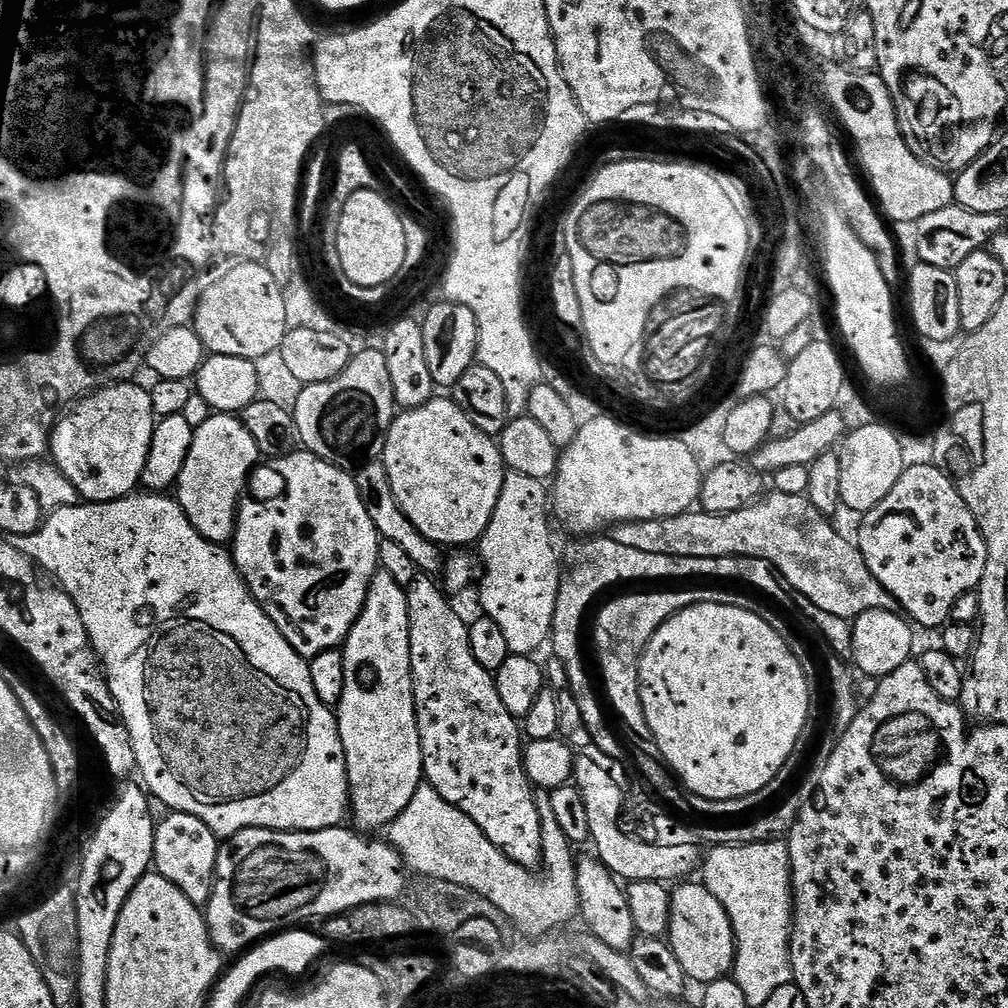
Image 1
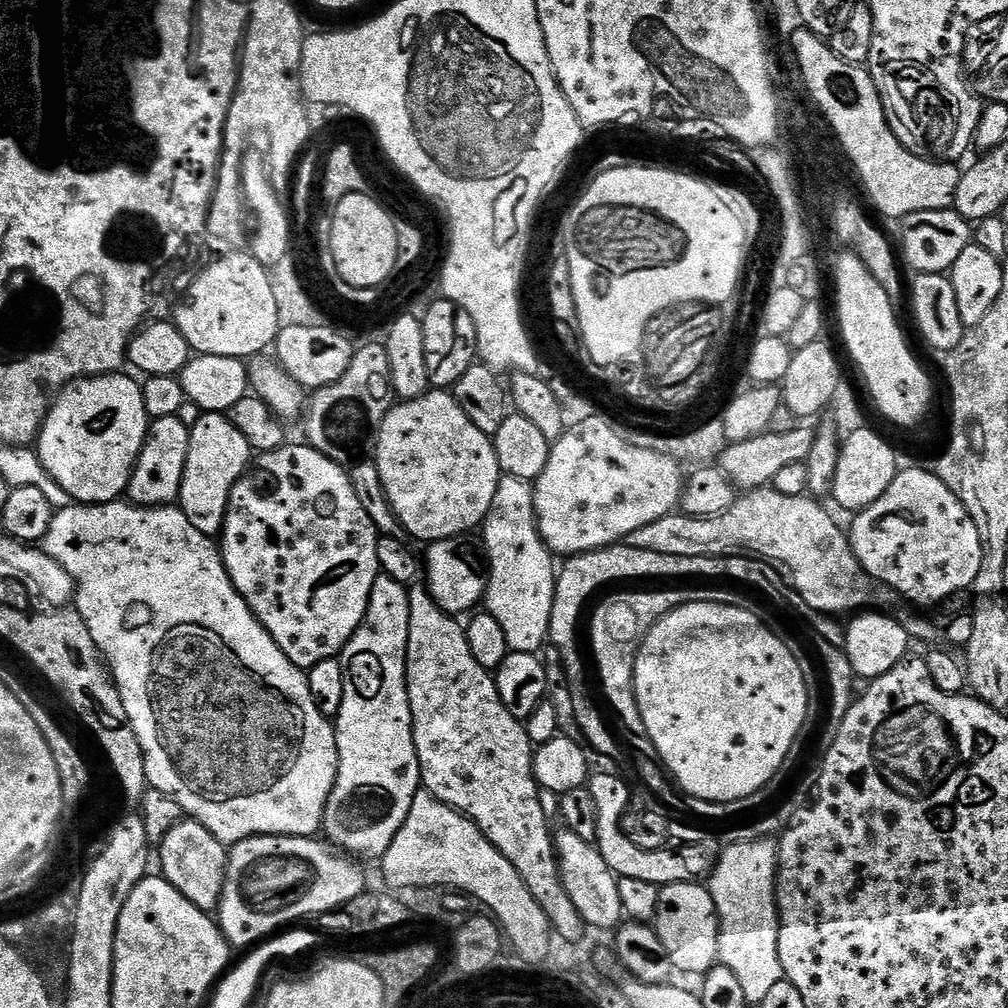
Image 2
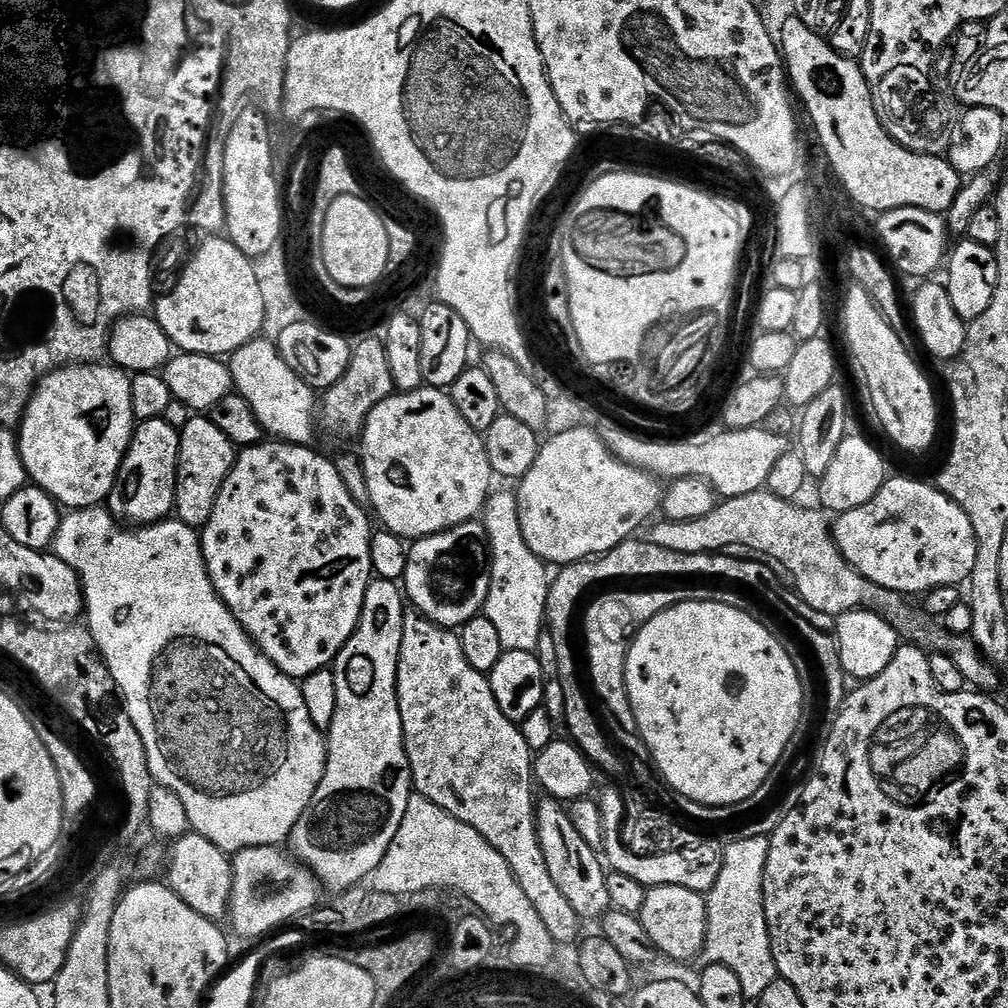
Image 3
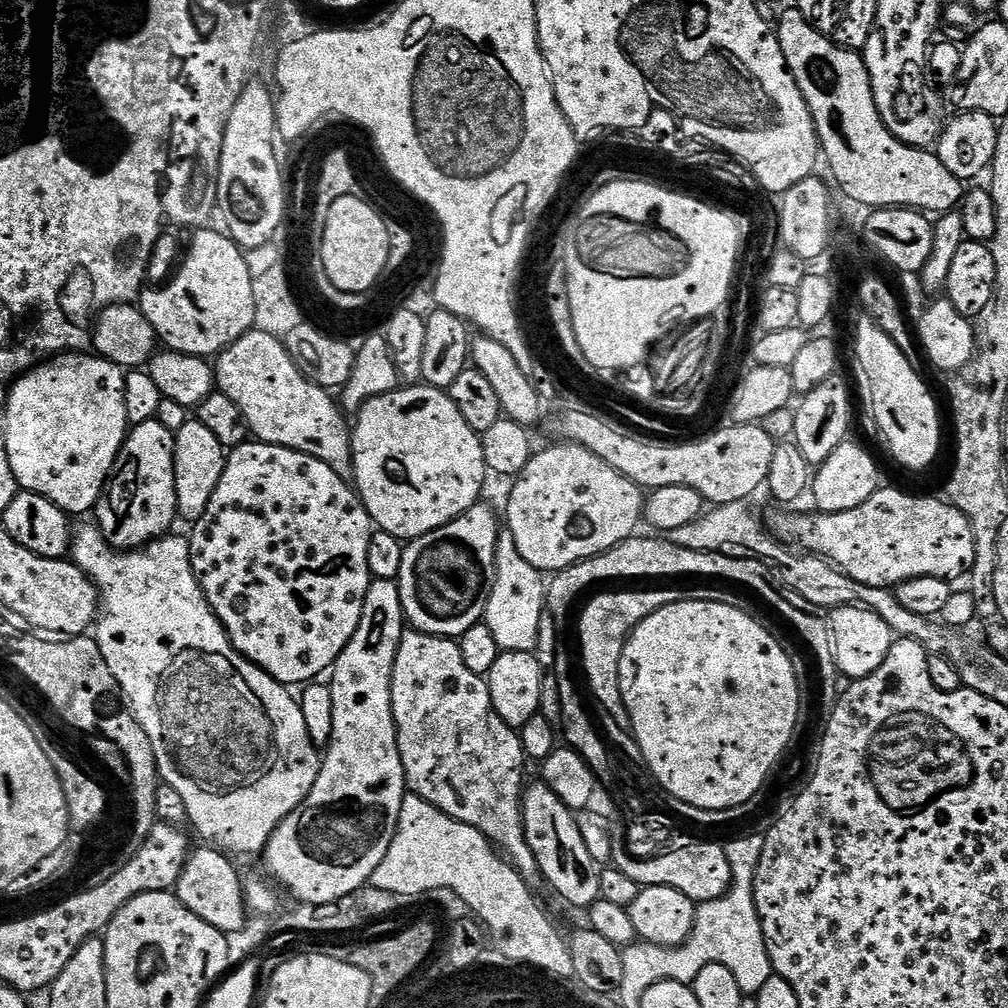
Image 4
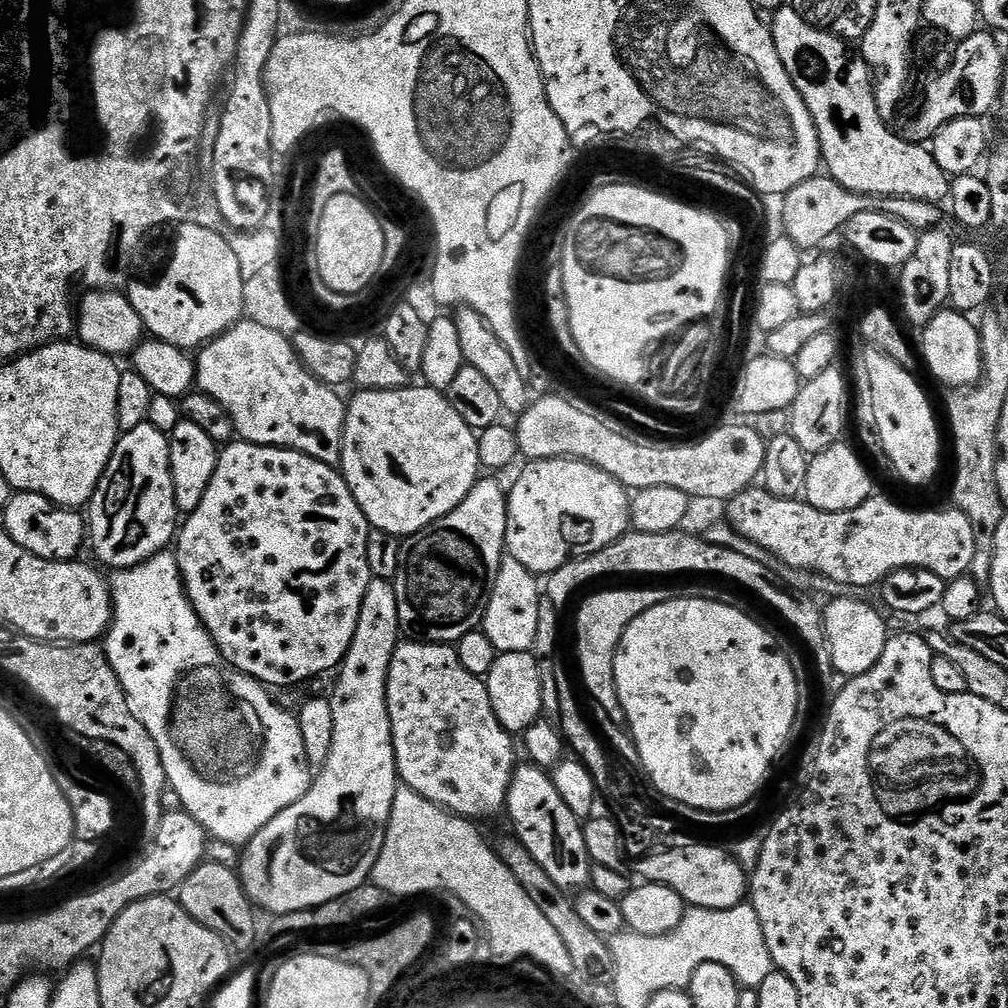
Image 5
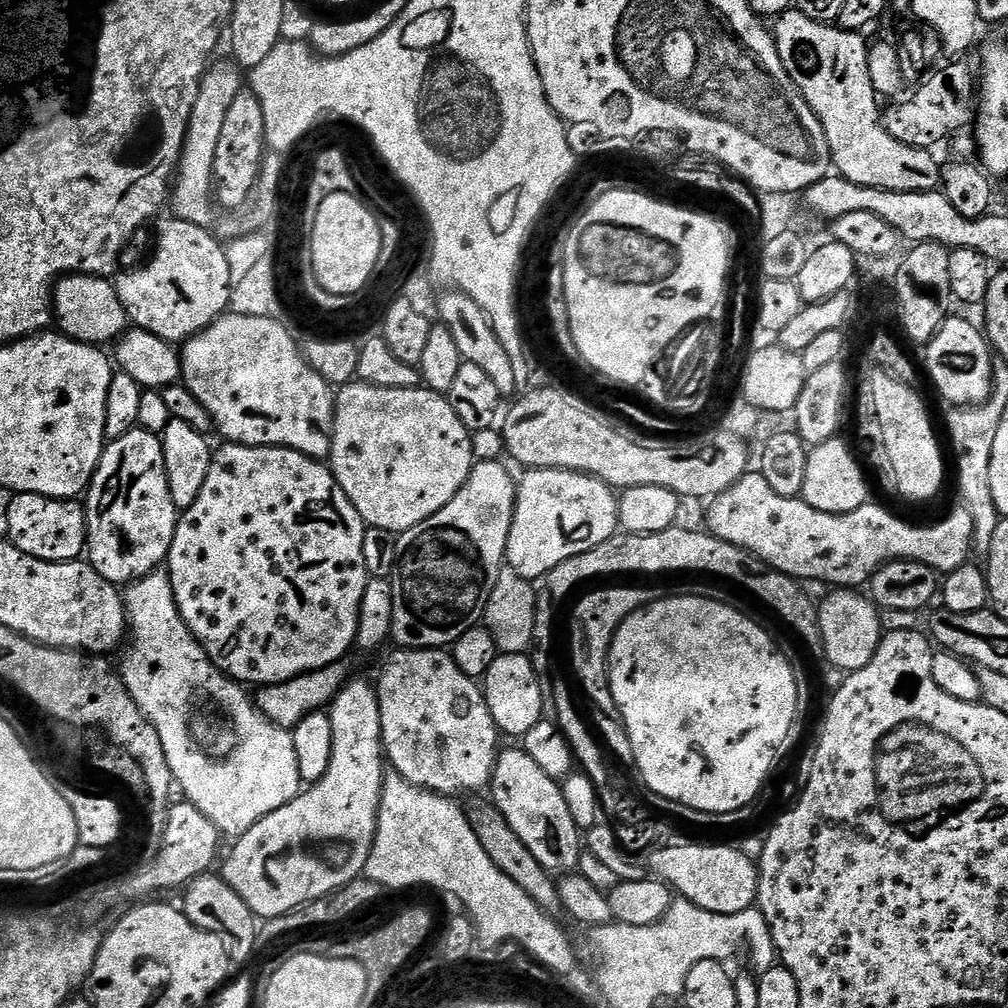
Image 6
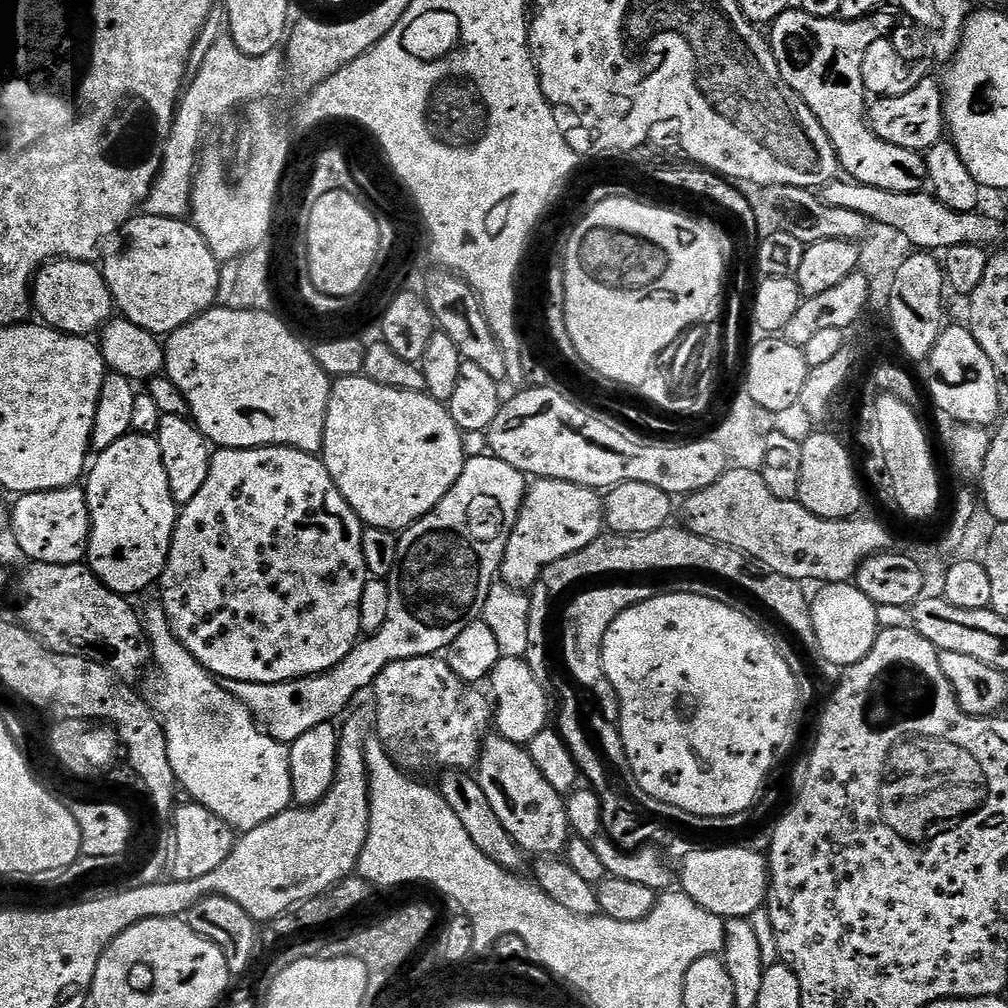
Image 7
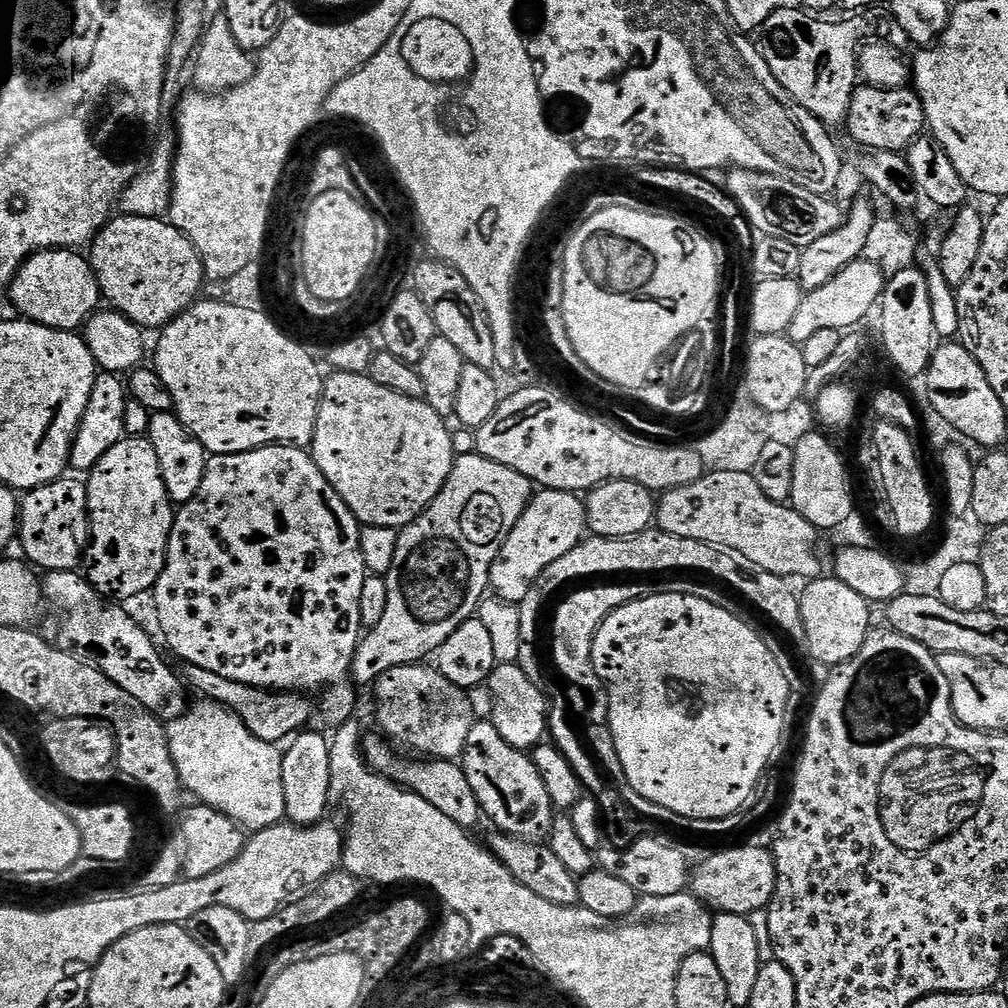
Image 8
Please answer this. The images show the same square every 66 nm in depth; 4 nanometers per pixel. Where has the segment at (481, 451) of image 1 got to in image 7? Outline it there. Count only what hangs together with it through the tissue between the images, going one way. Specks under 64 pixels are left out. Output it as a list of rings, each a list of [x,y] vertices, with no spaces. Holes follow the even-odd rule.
[[[361,374],[341,376],[332,385],[322,459],[330,478],[334,478],[334,486],[338,486],[342,498],[346,498],[367,527],[403,530],[446,498],[450,486],[462,474],[466,457],[461,430],[441,401],[424,392],[378,386],[378,382],[370,382],[370,378]]]

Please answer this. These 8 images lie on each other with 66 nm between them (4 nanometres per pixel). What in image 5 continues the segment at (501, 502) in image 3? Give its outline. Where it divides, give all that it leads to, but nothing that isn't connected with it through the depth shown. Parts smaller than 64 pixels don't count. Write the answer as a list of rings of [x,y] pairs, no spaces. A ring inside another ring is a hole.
[[[505,555],[498,566],[498,578],[494,578],[494,590],[490,594],[490,602],[484,611],[482,631],[490,642],[494,642],[497,653],[502,652],[532,652],[538,638],[538,606],[542,599],[542,584],[538,581],[537,573],[526,570],[518,558]]]

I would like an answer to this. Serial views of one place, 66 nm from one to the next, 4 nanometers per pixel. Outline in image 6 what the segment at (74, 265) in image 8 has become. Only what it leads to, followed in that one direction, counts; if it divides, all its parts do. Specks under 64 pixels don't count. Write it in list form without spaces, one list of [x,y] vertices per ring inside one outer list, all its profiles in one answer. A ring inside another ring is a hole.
[[[69,274],[60,277],[52,290],[52,310],[58,328],[60,324],[59,331],[71,340],[81,340],[83,344],[111,345],[124,335],[130,324],[115,283],[103,276]]]

